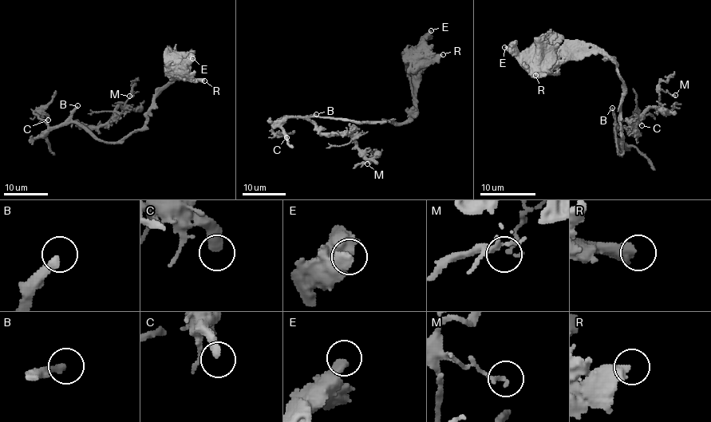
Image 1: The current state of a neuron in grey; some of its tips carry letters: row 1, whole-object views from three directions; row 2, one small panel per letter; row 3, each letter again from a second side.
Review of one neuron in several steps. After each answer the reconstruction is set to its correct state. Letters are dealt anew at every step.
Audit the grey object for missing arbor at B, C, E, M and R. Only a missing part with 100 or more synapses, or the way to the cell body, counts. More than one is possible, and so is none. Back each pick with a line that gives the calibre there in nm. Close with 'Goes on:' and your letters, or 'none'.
B: 320 nm thick
Goes on: B

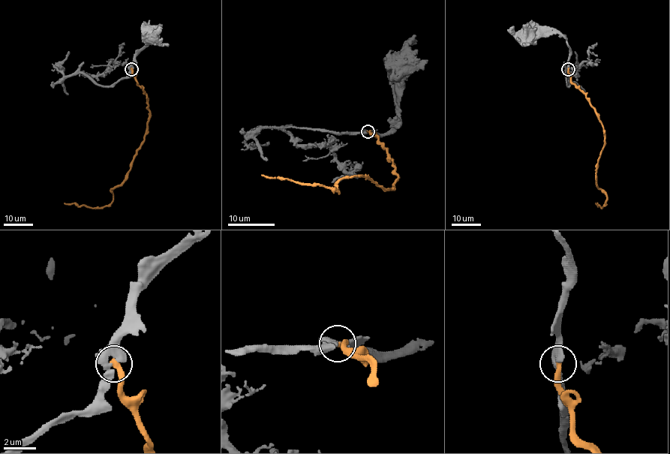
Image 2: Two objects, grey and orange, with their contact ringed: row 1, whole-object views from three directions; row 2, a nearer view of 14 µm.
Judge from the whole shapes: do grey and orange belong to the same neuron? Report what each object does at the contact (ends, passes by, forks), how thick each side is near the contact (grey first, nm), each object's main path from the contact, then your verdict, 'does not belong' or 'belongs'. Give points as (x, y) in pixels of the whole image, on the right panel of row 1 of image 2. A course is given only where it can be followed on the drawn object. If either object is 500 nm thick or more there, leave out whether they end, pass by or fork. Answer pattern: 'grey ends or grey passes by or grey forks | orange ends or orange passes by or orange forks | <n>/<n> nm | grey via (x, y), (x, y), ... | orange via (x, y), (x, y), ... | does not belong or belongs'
grey passes by | orange ends | 320/360 nm | grey via (568, 69), (569, 47), (565, 37), (557, 32), (527, 34) | orange via (568, 69), (570, 80), (585, 94), (602, 125), (604, 141), (596, 177), (606, 200), (601, 208), (596, 202) | does not belong

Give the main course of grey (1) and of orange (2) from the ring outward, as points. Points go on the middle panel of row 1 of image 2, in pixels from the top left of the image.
1: (367, 131), (386, 134), (395, 126), (397, 86), (403, 70), (402, 66)
2: (368, 131), (386, 149), (397, 174), (389, 189), (362, 176), (344, 177), (339, 192), (262, 175)

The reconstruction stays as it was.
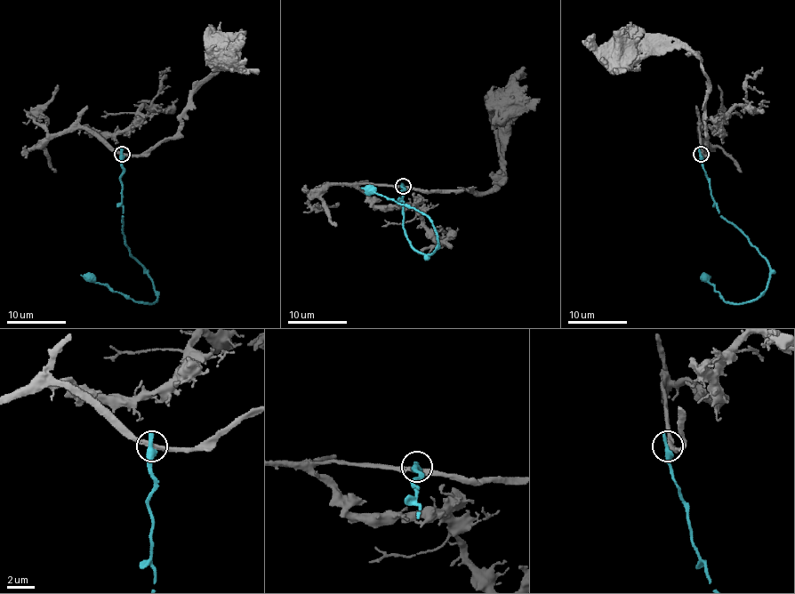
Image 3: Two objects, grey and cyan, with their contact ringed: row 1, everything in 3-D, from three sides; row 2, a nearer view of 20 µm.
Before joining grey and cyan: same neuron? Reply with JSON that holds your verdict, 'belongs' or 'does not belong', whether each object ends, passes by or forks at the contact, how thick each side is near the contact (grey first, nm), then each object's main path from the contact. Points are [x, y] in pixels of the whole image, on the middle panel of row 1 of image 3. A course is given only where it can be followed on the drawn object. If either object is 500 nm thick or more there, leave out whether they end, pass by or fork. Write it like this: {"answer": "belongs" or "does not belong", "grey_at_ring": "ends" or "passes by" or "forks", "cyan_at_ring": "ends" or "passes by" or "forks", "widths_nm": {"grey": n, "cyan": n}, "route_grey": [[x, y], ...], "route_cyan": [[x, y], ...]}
{"answer": "does not belong", "widths_nm": {"grey": 280, "cyan": 500}, "route_grey": [[402, 187], [423, 191], [457, 191], [461, 188], [486, 192], [499, 182], [501, 132], [509, 111], [508, 107]], "route_cyan": [[402, 185], [405, 236], [424, 254], [433, 252], [437, 244], [433, 223], [420, 212], [360, 188]]}

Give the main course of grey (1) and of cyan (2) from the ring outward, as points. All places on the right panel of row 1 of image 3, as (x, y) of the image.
1: (702, 154), (706, 154), (703, 113), (708, 77), (702, 71), (702, 60), (683, 46), (622, 49)
2: (701, 154), (719, 217), (730, 221), (770, 268), (767, 288), (754, 300), (739, 304), (727, 302), (703, 275)

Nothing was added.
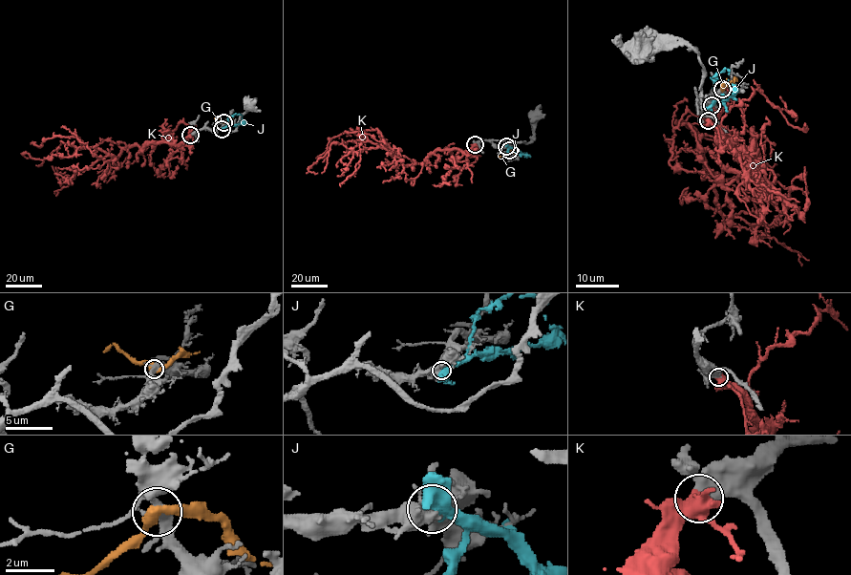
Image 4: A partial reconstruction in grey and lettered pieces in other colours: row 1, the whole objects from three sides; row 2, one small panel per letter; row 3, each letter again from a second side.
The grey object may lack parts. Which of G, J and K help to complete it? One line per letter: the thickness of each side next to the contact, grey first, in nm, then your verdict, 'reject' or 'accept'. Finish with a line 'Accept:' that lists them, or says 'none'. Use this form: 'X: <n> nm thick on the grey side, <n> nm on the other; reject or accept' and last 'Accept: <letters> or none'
G: 440 nm thick on the grey side, 440 nm on the other; reject
J: 360 nm thick on the grey side, 360 nm on the other; reject
K: 480 nm thick on the grey side, 550 nm on the other; accept
Accept: K

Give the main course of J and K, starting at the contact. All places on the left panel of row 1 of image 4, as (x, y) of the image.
J: (222, 129), (234, 115), (241, 115), (242, 118)
K: (190, 135), (177, 144), (131, 145), (116, 157), (95, 148), (39, 159), (23, 154), (31, 158)

